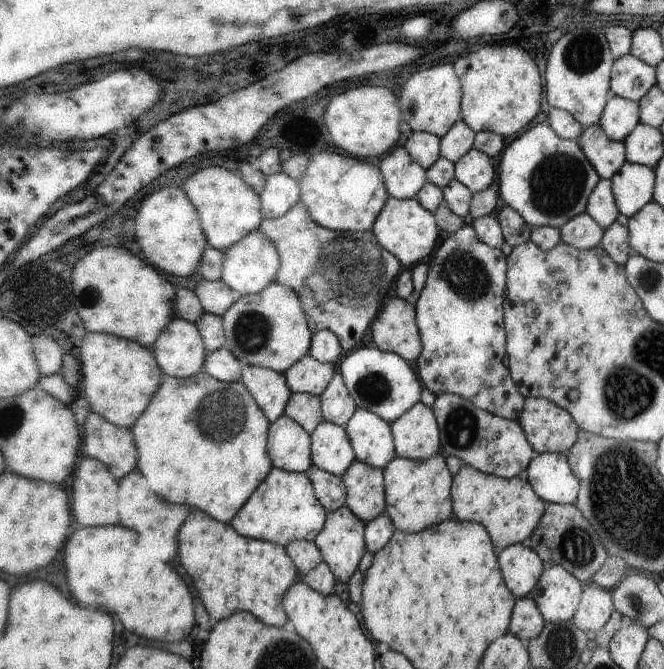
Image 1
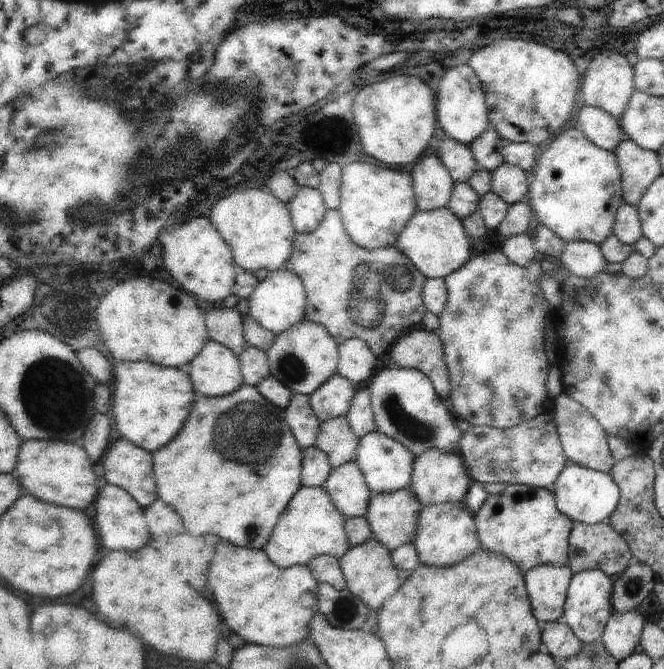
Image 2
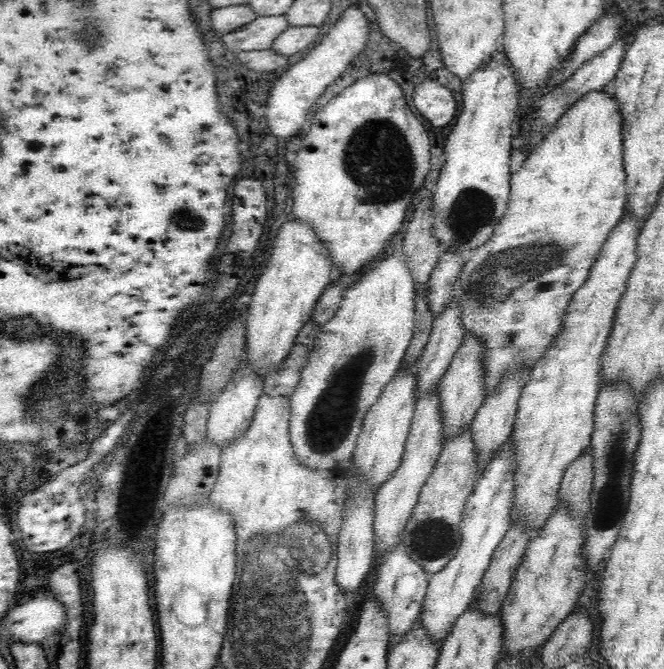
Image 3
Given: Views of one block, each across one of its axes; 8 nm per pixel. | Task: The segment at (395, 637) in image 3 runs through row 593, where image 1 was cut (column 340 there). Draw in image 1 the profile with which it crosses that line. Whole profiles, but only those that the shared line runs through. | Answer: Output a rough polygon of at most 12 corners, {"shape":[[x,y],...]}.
{"shape":[[340,373],[320,394],[328,422],[344,427],[358,406]]}

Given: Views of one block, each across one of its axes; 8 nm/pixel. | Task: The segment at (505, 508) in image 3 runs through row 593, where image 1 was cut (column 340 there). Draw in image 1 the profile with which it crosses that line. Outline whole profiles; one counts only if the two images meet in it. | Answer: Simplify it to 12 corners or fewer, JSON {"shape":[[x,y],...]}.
{"shape":[[322,420],[315,468],[341,476],[357,461],[345,427]]}

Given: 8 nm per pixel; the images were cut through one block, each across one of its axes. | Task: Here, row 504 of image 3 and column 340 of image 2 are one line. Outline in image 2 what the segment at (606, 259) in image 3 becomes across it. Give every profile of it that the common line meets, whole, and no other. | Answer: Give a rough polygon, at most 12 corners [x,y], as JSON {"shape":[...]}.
{"shape":[[302,485],[262,549],[283,569],[352,546],[323,486]]}

